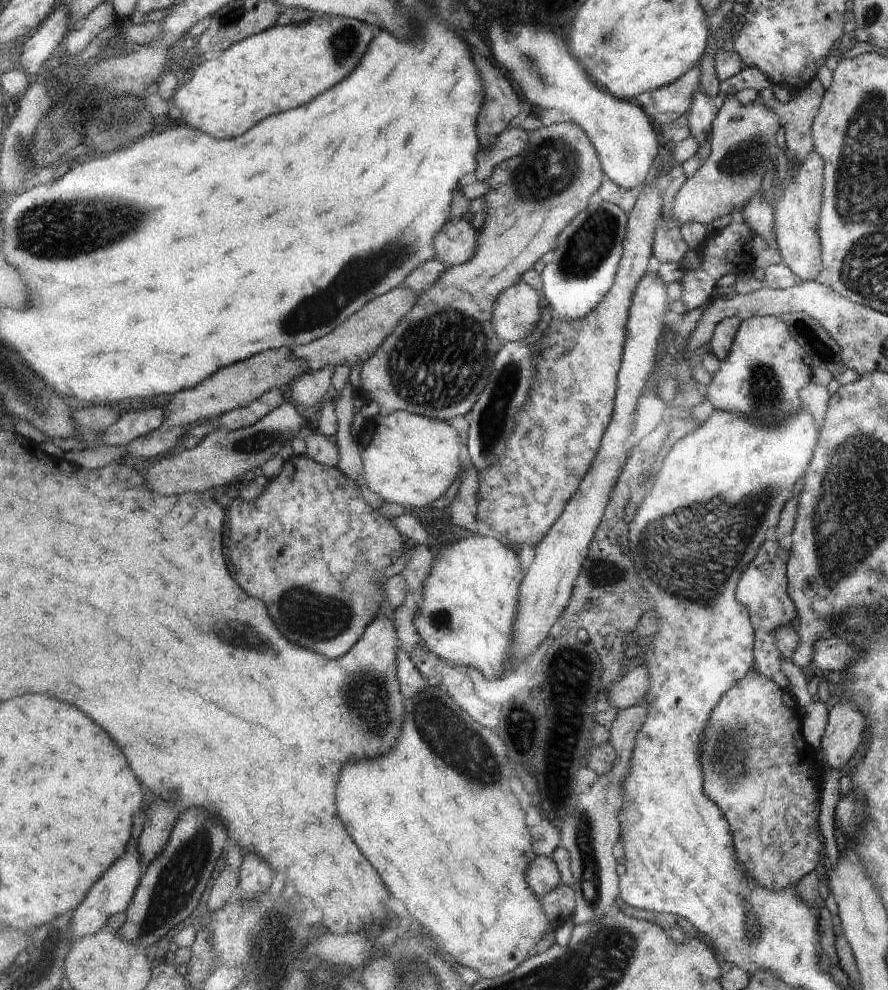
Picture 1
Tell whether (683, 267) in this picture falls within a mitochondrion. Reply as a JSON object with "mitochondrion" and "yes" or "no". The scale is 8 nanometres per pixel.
{"mitochondrion":"no"}

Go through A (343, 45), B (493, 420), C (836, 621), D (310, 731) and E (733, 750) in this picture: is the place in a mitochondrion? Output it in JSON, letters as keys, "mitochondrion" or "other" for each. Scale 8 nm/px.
{"A":"mitochondrion","B":"mitochondrion","C":"other","D":"other","E":"mitochondrion"}

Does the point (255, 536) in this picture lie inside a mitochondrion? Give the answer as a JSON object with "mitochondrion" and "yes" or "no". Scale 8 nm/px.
{"mitochondrion":"no"}

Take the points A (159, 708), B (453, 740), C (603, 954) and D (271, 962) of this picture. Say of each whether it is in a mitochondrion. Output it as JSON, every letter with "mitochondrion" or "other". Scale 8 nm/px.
{"A":"other","B":"mitochondrion","C":"mitochondrion","D":"mitochondrion"}

